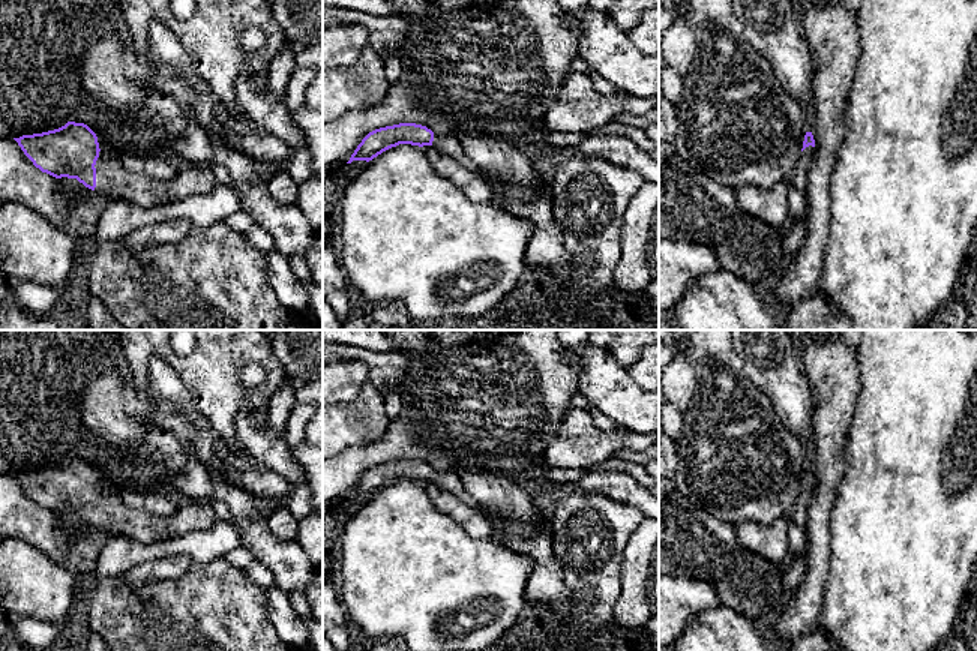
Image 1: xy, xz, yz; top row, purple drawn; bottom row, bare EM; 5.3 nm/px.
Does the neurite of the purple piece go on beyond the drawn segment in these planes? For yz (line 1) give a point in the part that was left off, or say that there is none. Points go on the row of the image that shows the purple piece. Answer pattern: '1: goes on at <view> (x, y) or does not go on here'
1: goes on at yz (800, 174)

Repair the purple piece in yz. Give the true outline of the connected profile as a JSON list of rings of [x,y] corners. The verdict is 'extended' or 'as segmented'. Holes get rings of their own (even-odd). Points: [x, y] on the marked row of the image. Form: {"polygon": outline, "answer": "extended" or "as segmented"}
{"polygon": [[[806,132],[800,159],[797,160],[791,176],[791,183],[801,192],[806,192],[809,168],[813,162],[815,152],[816,148],[813,135],[812,132]]], "answer": "extended"}

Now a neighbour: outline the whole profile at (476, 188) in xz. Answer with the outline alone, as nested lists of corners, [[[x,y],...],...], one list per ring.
[[[423,146],[431,166],[444,178],[458,186],[473,202],[489,202],[494,196],[491,184],[479,174],[462,166],[453,156],[449,156],[432,146]]]

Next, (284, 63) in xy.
[[[285,39],[269,69],[267,86],[270,90],[285,100],[285,90],[296,69],[296,52],[291,50],[291,42]]]

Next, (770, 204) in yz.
[[[777,183],[770,189],[738,186],[734,189],[737,206],[768,225],[780,226],[789,208],[786,184]]]

